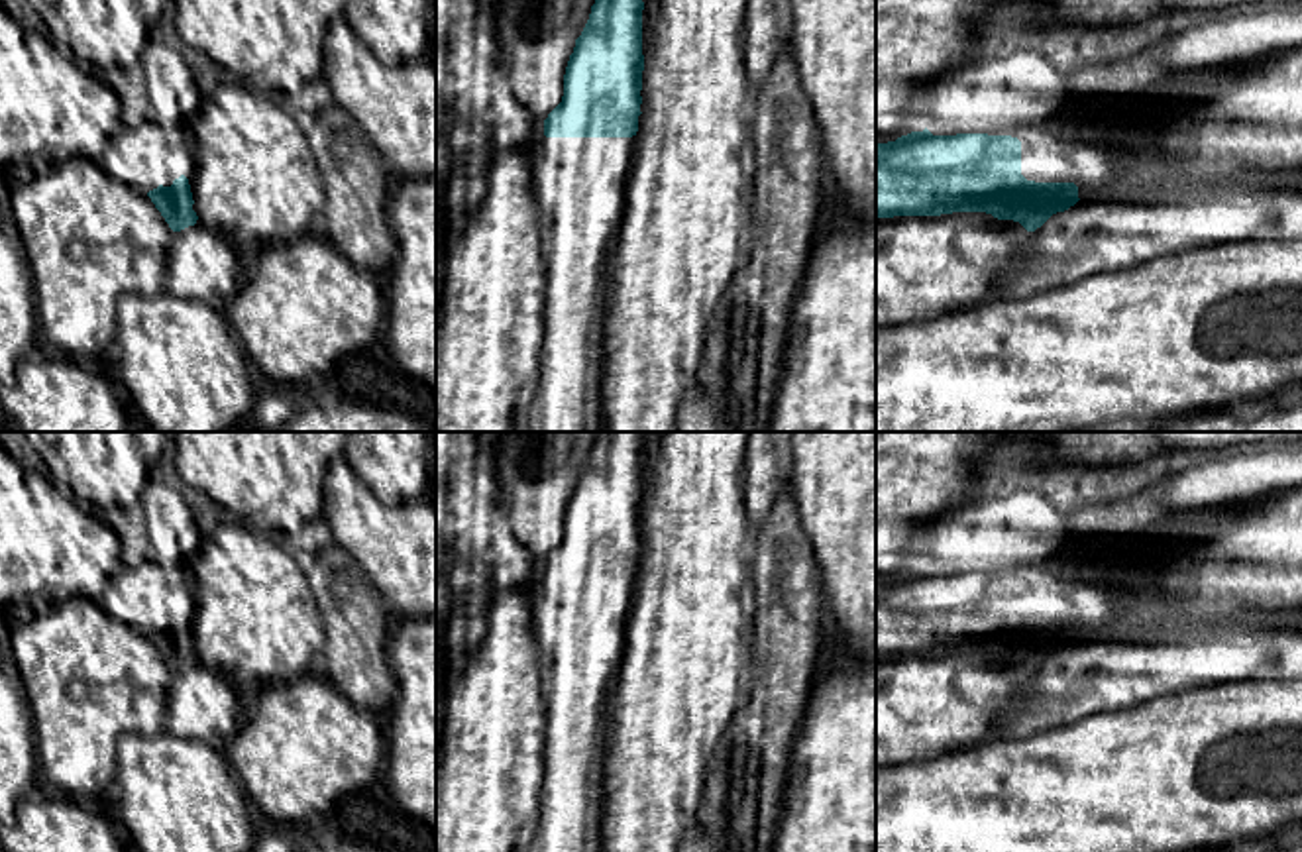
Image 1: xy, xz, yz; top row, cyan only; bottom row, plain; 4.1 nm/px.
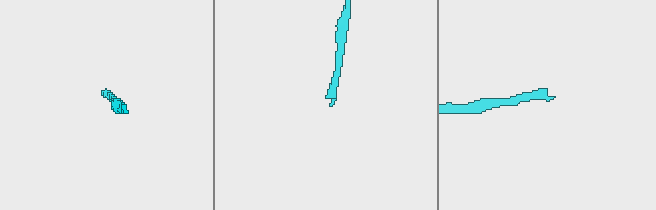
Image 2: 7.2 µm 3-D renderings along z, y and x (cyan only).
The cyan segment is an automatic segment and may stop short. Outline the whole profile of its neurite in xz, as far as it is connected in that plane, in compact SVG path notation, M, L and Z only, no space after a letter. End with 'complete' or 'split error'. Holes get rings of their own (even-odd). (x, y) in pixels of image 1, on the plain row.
M597 432L566 506L562 542L544 559L534 630L546 669L548 713L540 819L528 852L583 852L587 791L599 764L607 691L623 660L642 554L642 450L642 432Z; split error

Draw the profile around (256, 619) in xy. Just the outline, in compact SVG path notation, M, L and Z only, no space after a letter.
M218 516L189 558L198 662L253 687L318 667L324 626L306 573L281 538Z

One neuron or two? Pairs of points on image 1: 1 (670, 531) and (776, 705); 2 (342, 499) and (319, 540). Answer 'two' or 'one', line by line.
1: two
2: two

